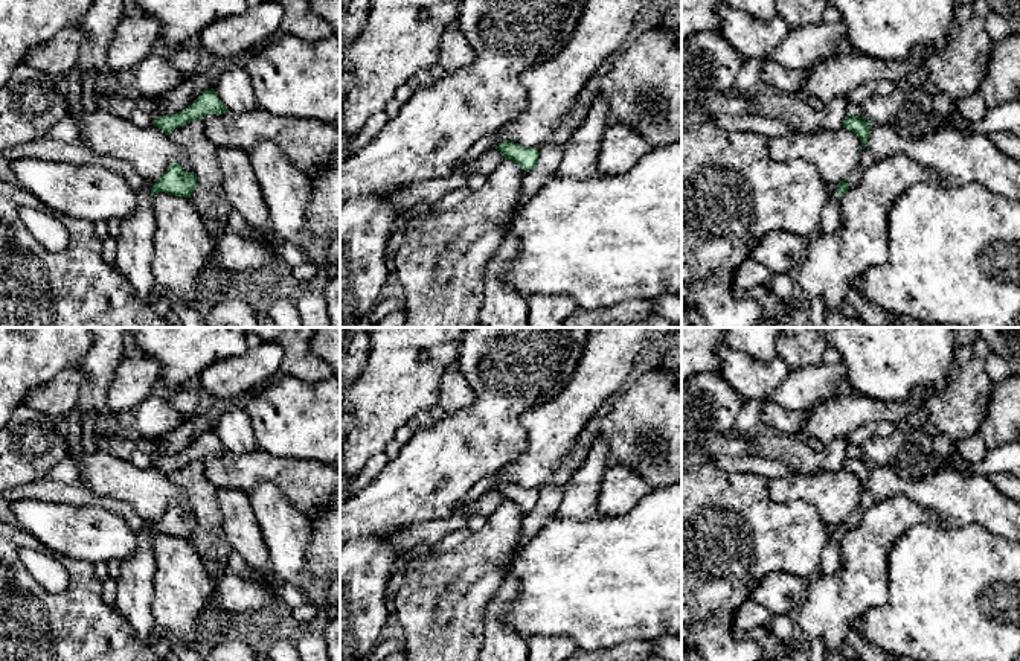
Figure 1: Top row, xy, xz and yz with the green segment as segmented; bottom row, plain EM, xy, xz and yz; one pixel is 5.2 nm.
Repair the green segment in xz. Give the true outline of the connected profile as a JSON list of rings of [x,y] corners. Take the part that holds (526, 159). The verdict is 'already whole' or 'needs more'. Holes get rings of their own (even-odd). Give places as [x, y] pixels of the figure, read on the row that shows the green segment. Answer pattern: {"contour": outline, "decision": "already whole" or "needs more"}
{"contour": [[[505,142],[496,146],[496,149],[526,172],[532,171],[538,163],[538,148],[524,148],[514,142]]], "decision": "already whole"}

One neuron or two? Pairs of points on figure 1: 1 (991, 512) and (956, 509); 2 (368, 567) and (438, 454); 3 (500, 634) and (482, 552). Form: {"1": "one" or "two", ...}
{"1": "one", "2": "one", "3": "two"}

